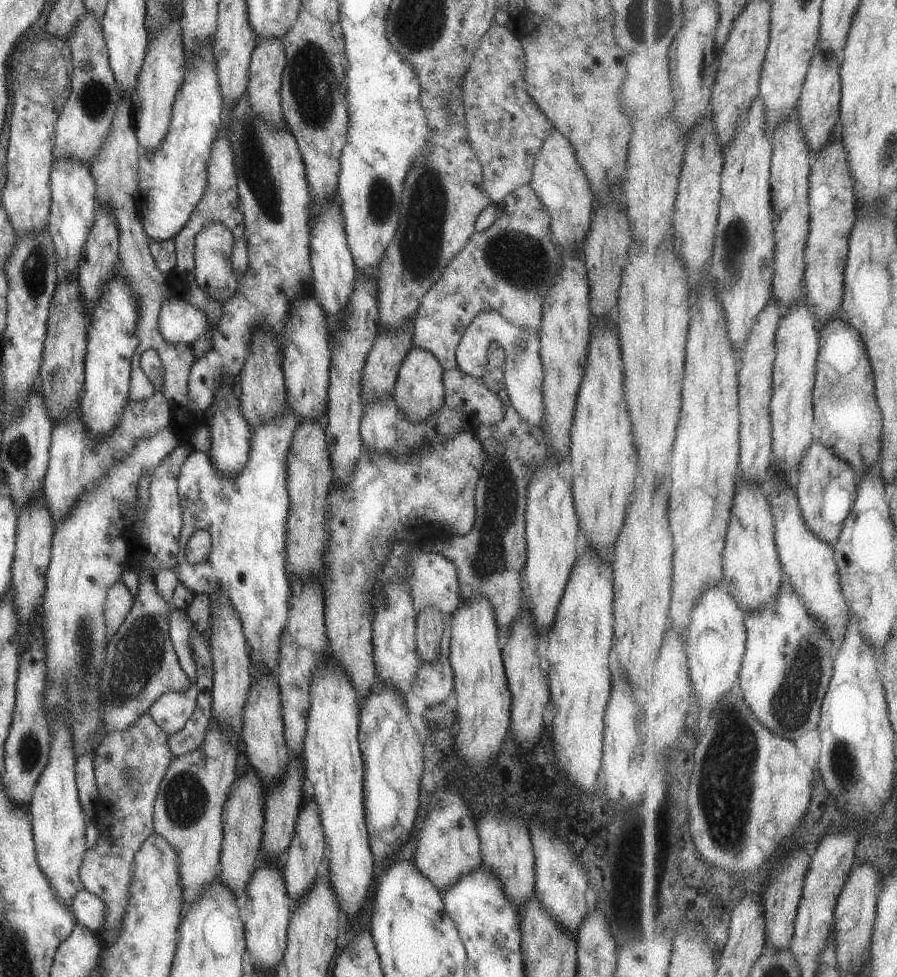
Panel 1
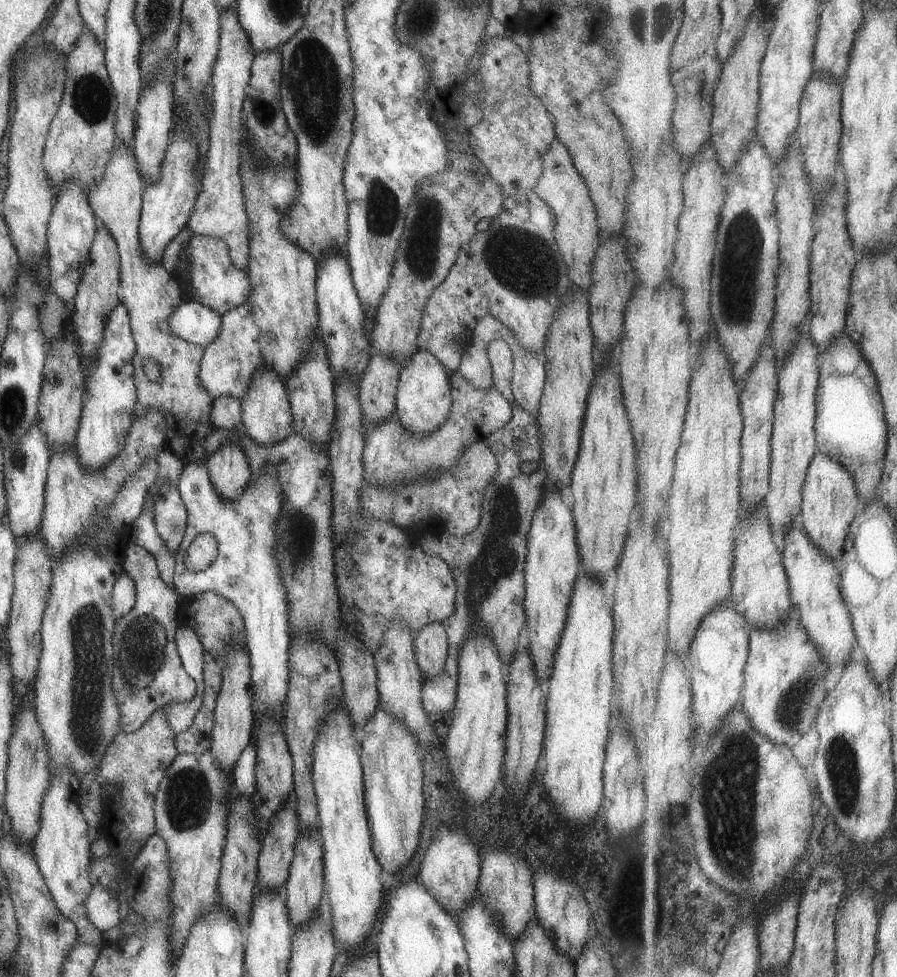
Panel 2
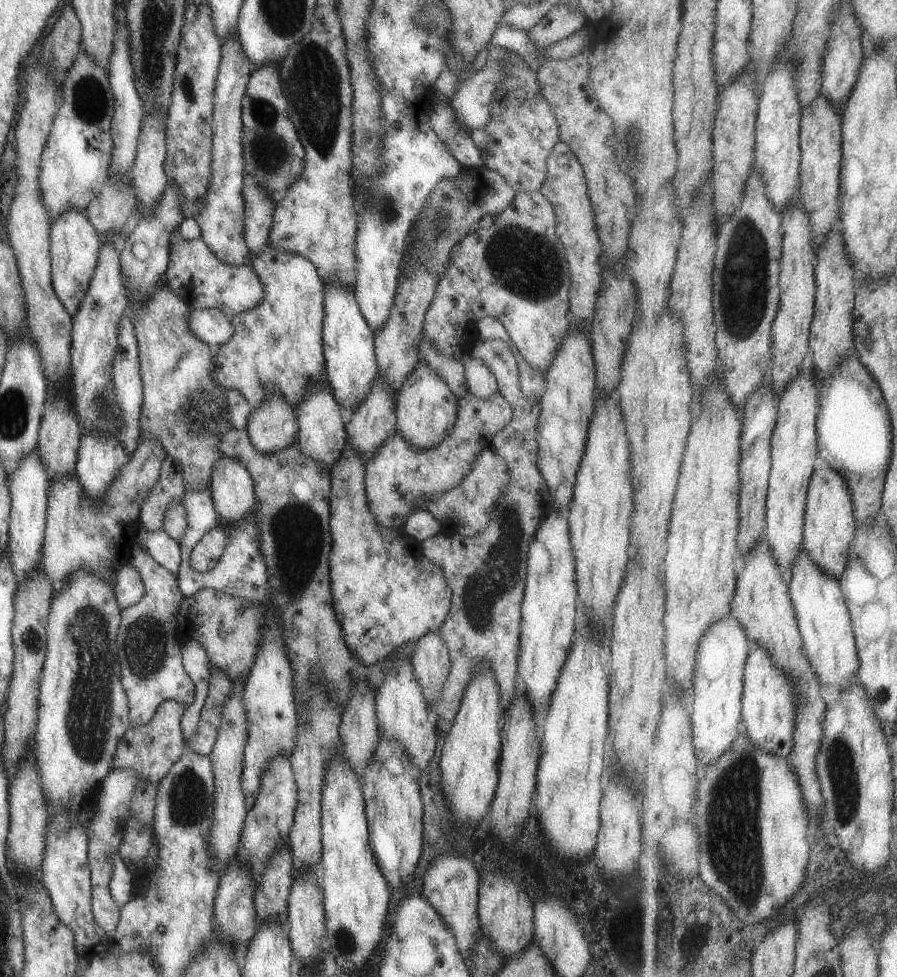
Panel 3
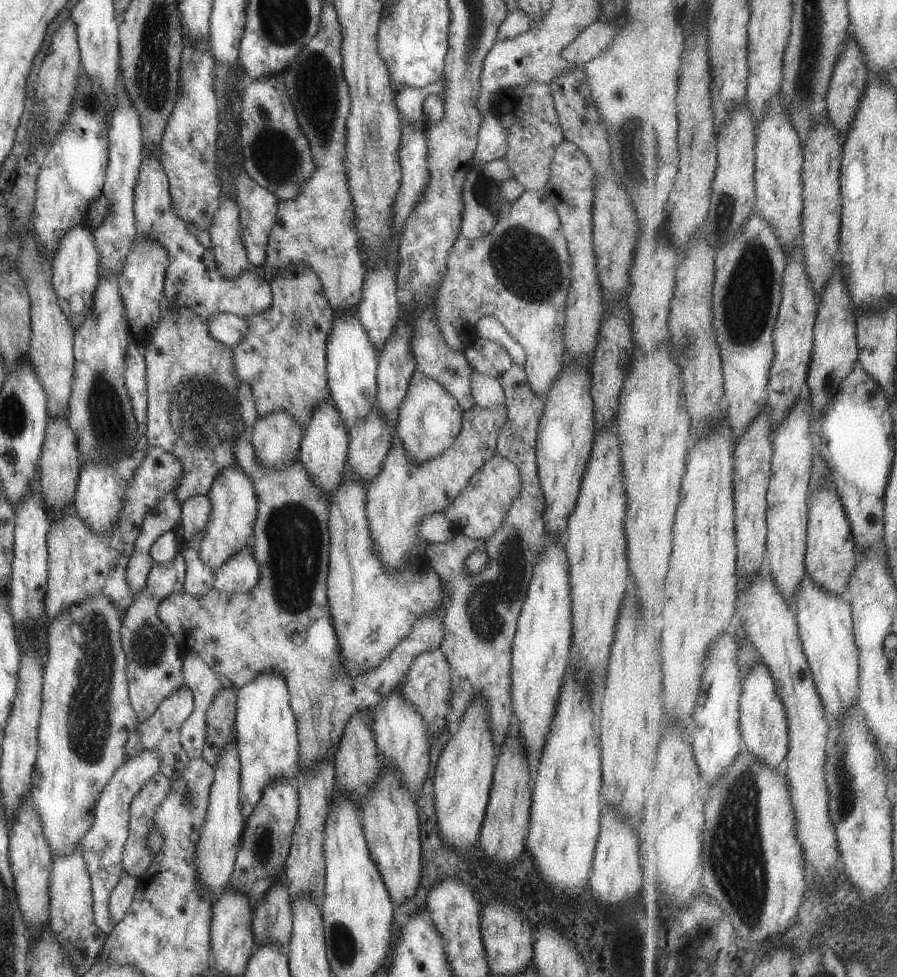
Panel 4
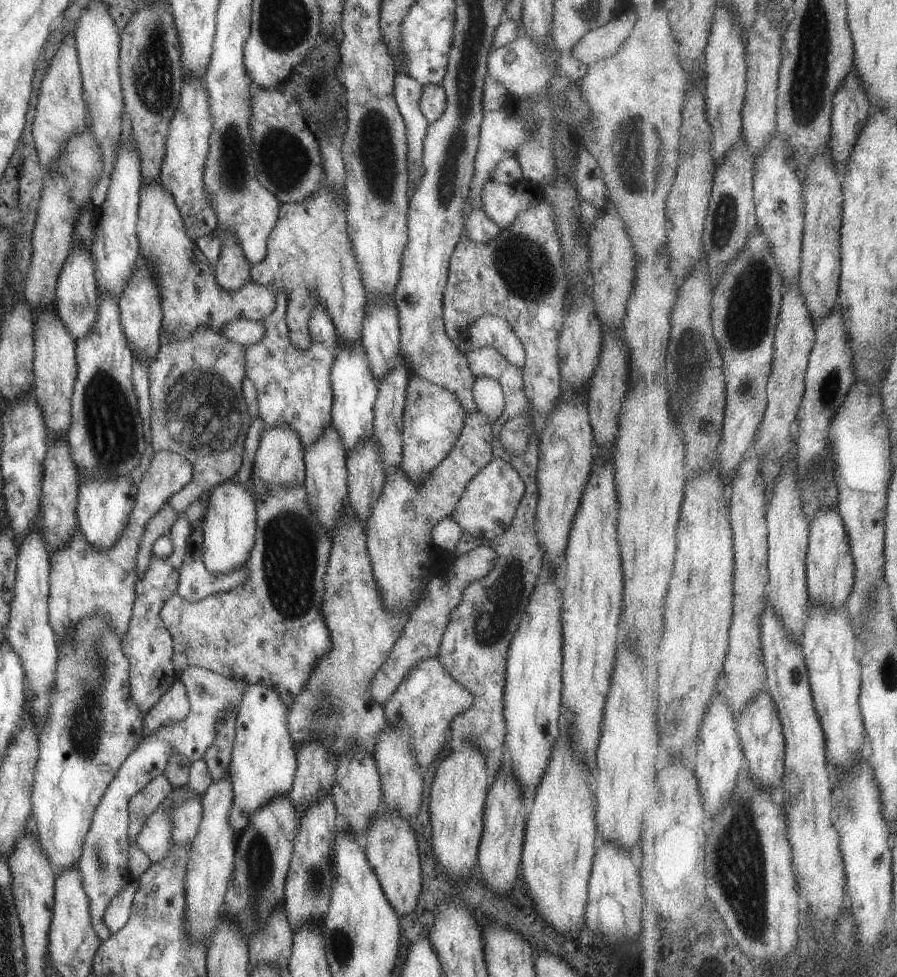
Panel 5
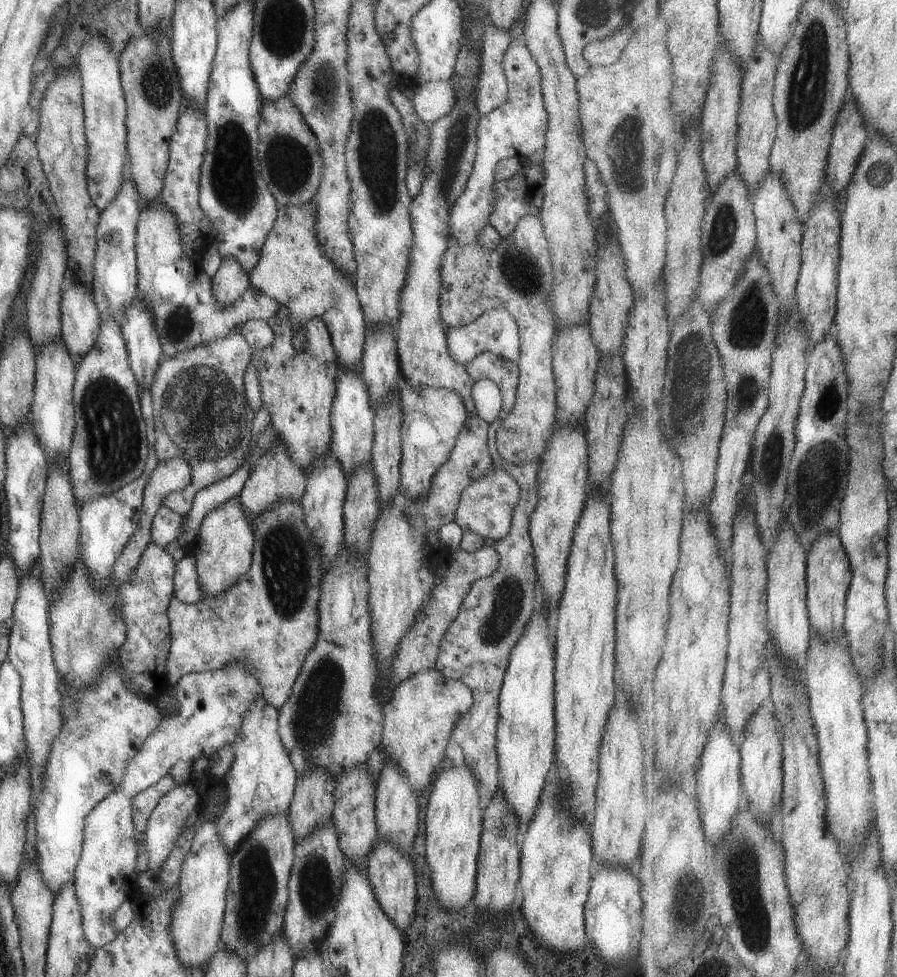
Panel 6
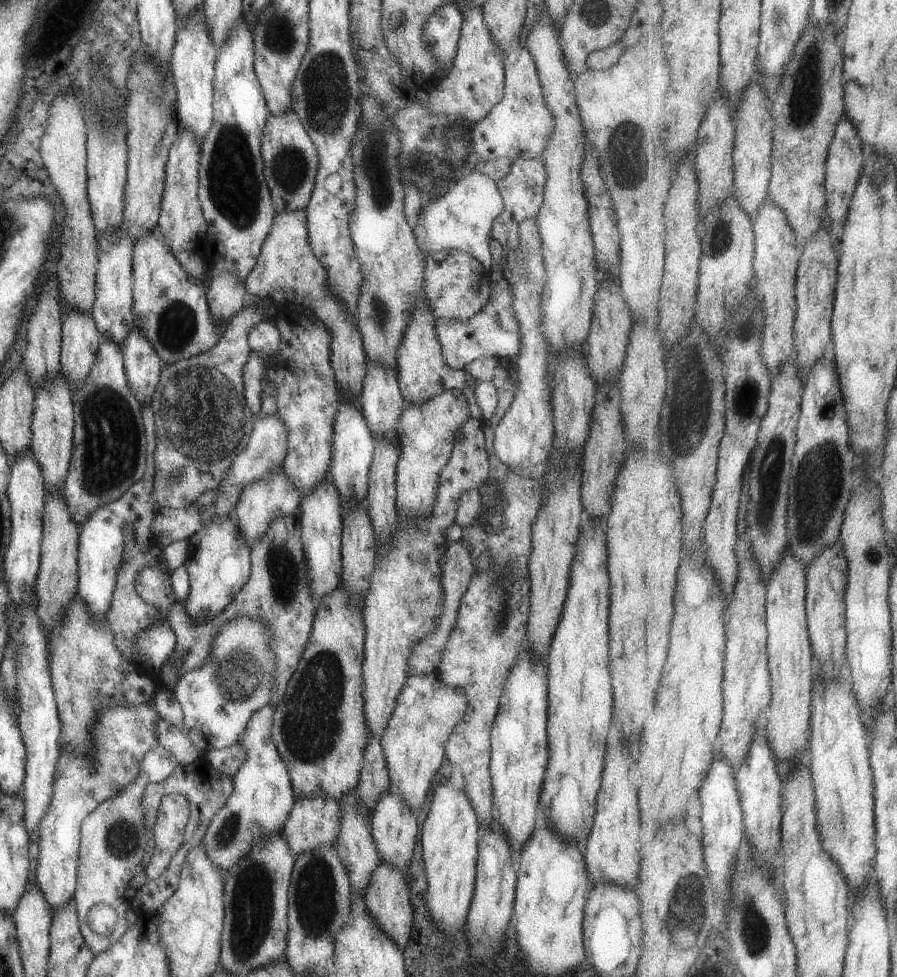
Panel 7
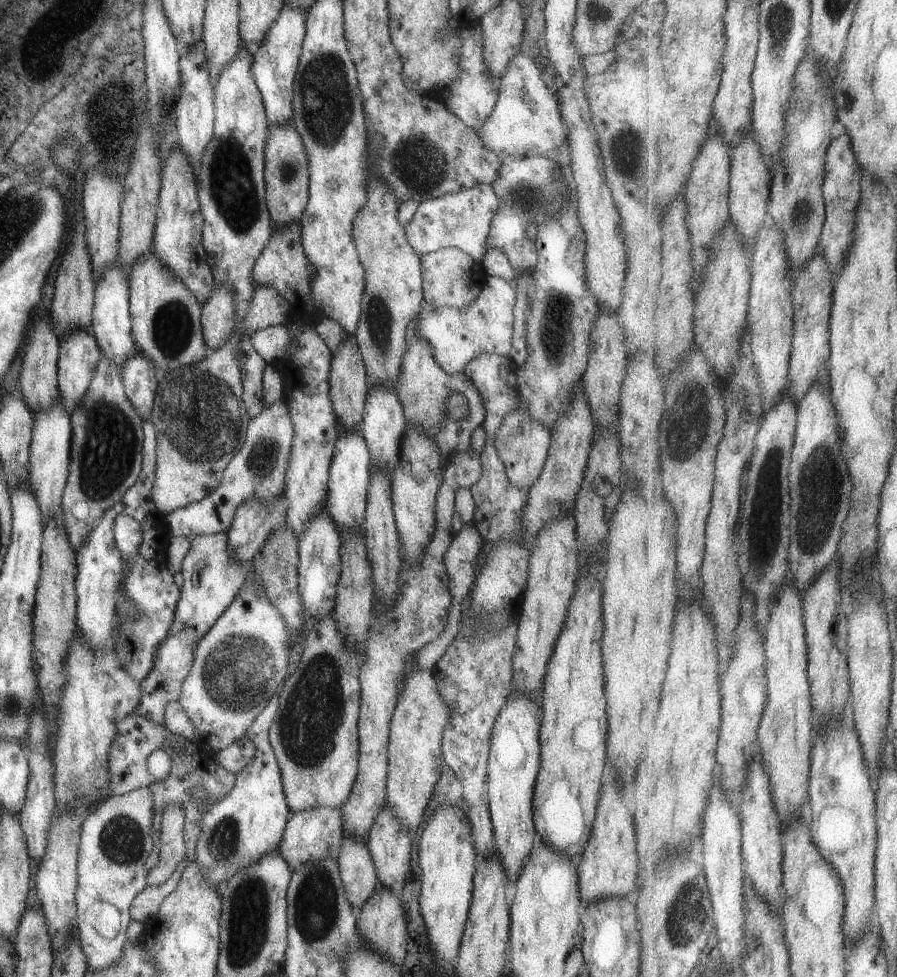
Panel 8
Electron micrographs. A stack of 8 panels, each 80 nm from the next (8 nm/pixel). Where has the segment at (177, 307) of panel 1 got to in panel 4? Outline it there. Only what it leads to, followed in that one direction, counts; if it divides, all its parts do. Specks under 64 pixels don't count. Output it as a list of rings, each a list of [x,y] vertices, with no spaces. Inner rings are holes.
[[[227,313],[215,315],[205,321],[209,334],[220,343],[234,347],[248,333],[248,322]]]

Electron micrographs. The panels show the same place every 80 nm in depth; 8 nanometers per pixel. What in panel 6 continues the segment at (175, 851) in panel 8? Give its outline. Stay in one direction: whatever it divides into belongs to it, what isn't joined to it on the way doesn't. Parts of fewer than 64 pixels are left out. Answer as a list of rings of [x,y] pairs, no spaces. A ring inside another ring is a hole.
[[[189,783],[177,785],[170,791],[167,791],[151,811],[149,818],[146,820],[146,828],[143,830],[140,840],[146,846],[148,852],[148,868],[154,873],[158,873],[160,866],[169,854],[173,843],[179,833],[184,828],[185,819],[188,813],[195,808],[199,802],[198,792]]]

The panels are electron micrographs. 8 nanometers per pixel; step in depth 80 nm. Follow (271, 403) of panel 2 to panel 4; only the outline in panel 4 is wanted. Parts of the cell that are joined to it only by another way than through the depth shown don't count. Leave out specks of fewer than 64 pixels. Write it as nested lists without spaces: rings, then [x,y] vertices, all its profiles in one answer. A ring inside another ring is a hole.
[[[283,411],[257,416],[249,431],[256,461],[265,469],[281,469],[298,458],[303,428]]]

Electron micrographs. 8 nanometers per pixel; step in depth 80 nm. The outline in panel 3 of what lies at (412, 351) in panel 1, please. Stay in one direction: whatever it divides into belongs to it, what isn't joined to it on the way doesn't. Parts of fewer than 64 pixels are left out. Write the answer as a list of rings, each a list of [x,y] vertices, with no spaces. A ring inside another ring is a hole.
[[[418,361],[402,382],[394,400],[396,432],[417,449],[430,449],[440,443],[456,419],[456,398],[447,385],[422,361]]]

